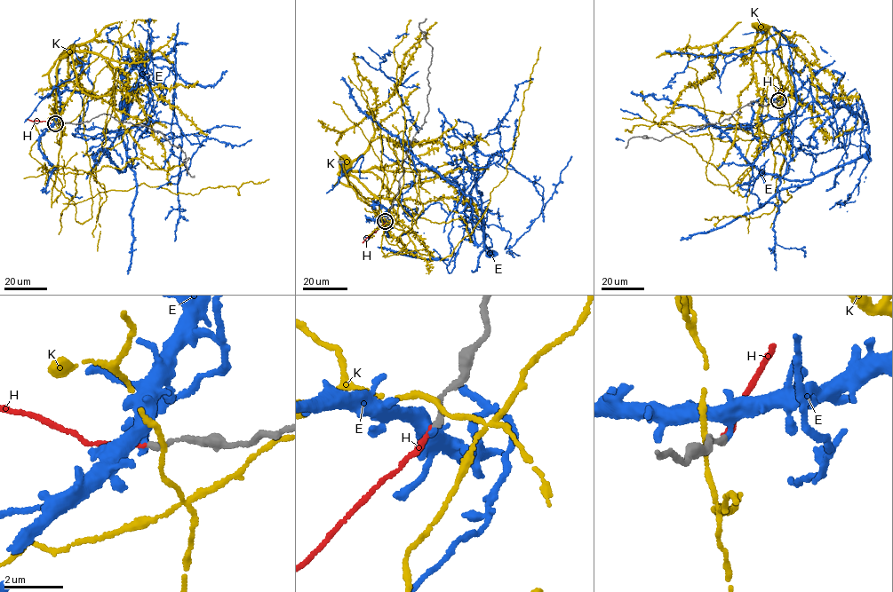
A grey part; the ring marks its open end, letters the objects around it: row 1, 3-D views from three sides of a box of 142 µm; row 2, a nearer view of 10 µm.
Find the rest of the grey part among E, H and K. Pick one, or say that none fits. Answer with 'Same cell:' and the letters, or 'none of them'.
Same cell: H

